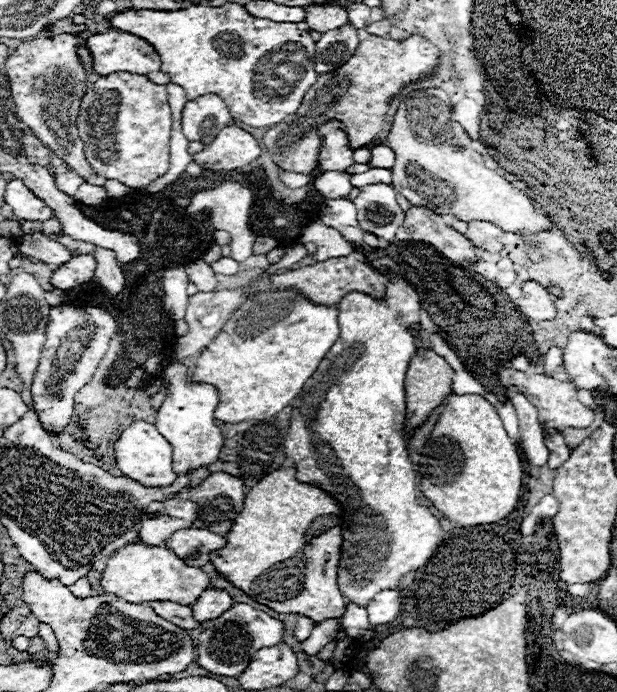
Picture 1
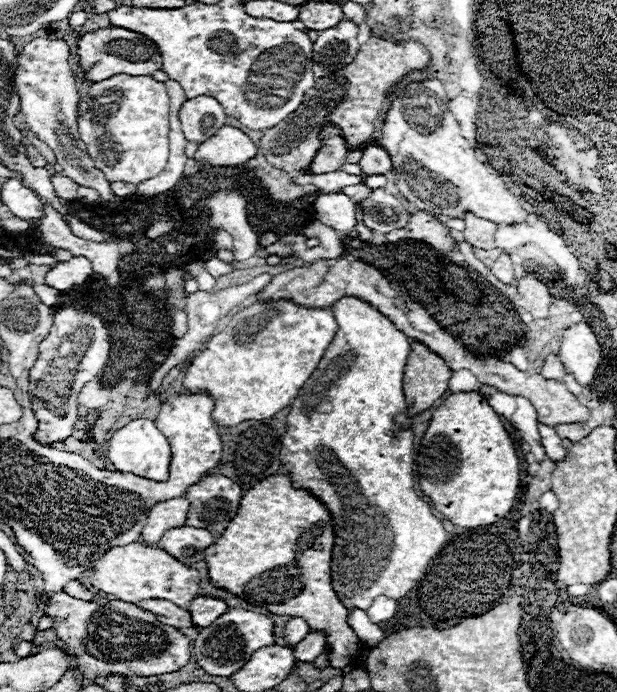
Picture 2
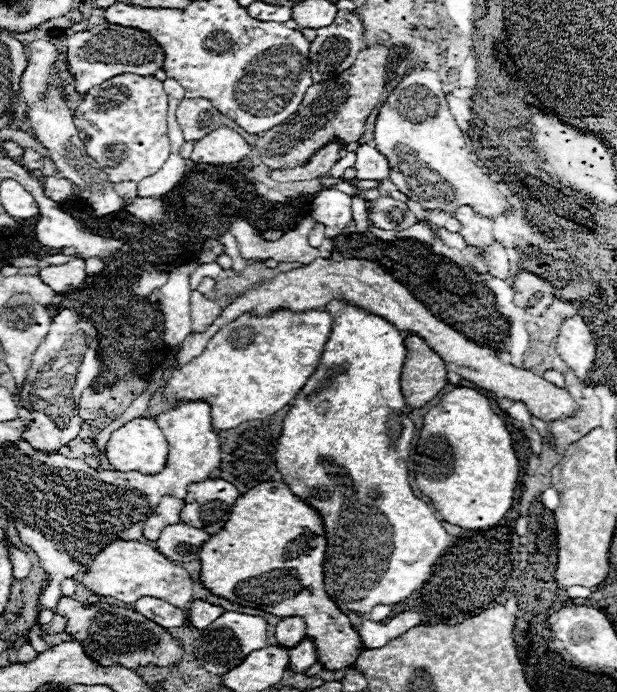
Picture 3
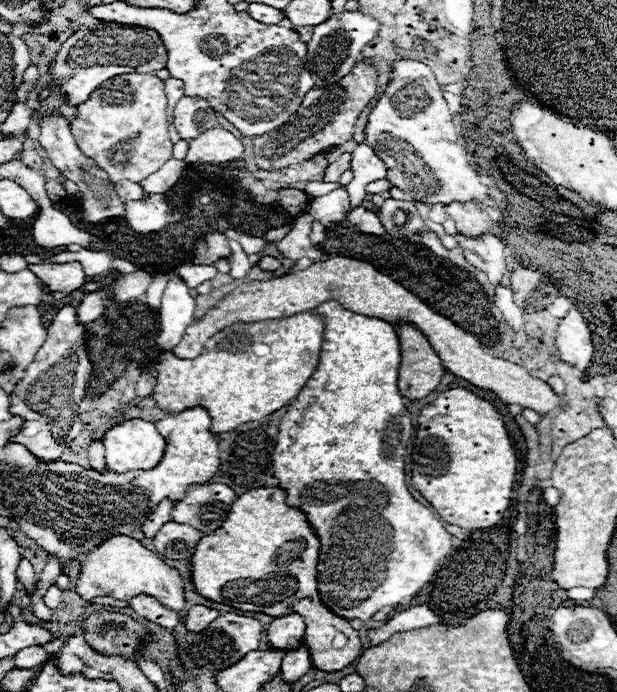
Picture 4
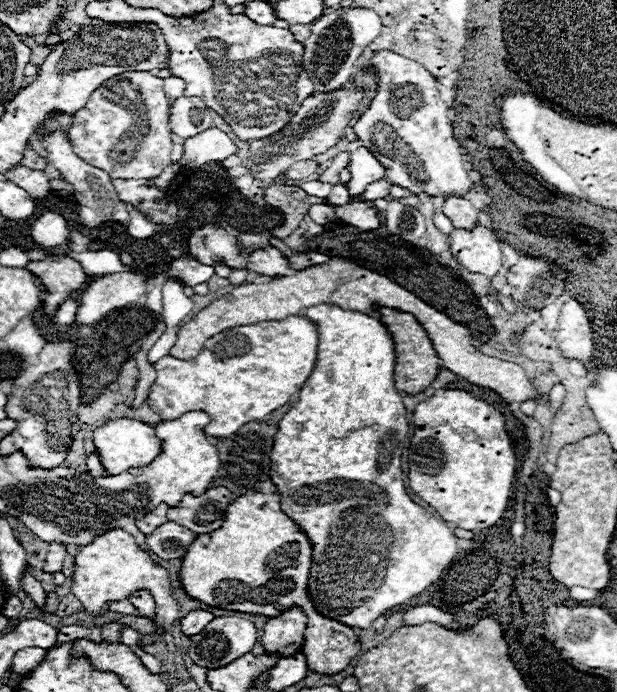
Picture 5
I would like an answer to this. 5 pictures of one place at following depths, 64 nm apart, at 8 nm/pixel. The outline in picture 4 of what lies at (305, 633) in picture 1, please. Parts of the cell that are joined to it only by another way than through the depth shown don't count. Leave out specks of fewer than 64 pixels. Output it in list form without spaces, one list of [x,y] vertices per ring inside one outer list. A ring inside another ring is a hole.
[[[288,614],[276,618],[266,630],[268,644],[278,650],[294,650],[296,644],[304,640],[304,628],[306,624],[300,614]]]

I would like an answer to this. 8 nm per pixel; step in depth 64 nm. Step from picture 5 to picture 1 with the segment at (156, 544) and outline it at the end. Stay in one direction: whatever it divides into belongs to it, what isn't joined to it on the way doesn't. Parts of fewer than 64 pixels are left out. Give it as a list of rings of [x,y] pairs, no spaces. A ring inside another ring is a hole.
[[[186,528],[186,530],[174,532],[164,546],[174,550],[188,566],[200,568],[204,564],[210,564],[210,552],[226,546],[226,538],[210,530]]]

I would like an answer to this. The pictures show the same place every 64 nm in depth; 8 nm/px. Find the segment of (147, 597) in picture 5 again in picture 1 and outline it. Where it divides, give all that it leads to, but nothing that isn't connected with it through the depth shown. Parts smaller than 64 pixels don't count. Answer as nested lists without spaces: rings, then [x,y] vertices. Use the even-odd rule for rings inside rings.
[[[148,602],[150,608],[154,608],[154,612],[158,616],[162,616],[164,620],[170,620],[172,624],[184,628],[184,630],[192,630],[192,628],[200,628],[200,622],[194,620],[194,612],[190,606],[182,606],[176,602]]]

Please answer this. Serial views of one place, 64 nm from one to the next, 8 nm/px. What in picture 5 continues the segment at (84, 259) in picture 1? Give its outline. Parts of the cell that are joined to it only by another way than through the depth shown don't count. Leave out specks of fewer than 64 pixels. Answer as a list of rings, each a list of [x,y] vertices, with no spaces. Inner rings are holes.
[[[72,258],[62,260],[42,260],[42,262],[28,262],[26,266],[32,274],[36,274],[42,284],[46,286],[44,298],[44,312],[54,312],[72,292],[80,290],[86,282],[86,274],[80,262]]]

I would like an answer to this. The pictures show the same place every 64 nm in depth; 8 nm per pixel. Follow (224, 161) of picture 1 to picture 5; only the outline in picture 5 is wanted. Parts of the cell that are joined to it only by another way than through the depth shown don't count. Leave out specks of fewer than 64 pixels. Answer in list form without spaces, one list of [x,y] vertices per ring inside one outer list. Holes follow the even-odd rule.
[[[208,128],[192,138],[184,140],[184,156],[180,164],[200,166],[208,162],[220,162],[238,152],[236,144],[220,128]]]

